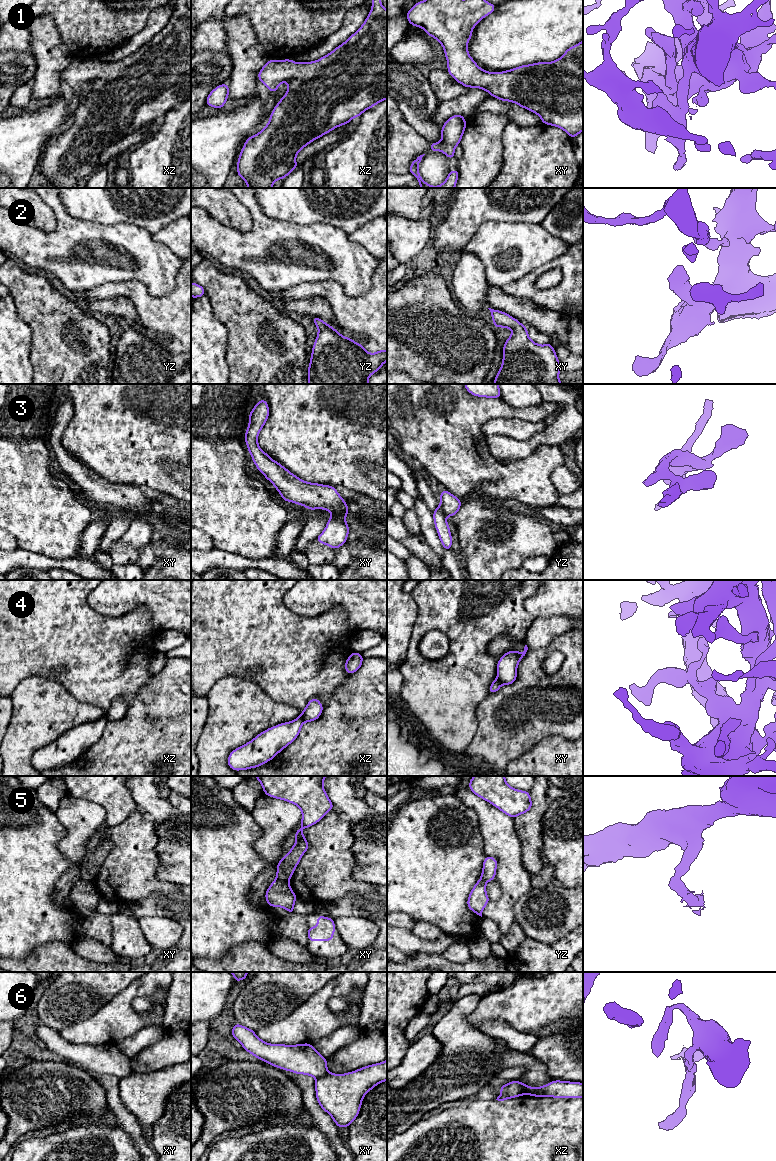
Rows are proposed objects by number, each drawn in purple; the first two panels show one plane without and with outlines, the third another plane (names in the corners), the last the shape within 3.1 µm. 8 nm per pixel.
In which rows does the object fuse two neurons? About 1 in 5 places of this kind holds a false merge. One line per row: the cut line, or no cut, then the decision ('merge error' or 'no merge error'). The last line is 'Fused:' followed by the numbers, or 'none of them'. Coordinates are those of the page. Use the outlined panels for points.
1: no cut; no merge error
2: no cut; no merge error
3: cut in xy along (347, 509), (332, 514); merge error
4: cut in xz along (301, 715), (304, 721); merge error
5: cut in xy along (276, 877), (287, 882); merge error
6: cut in xy along (328, 1072), (316, 1079); merge error
Fused: 3, 4, 5, 6

